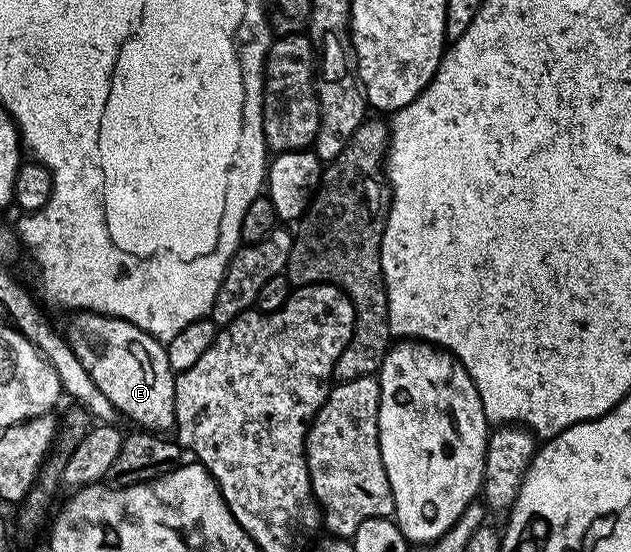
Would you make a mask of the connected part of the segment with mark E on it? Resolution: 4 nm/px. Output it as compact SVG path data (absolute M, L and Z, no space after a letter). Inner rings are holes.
M74 311L63 335L68 340L75 358L83 362L83 370L91 374L91 382L111 398L118 413L134 420L136 427L165 434L176 425L175 373L165 353L165 344L151 334L139 330L131 322L118 316L102 316L99 312Z

